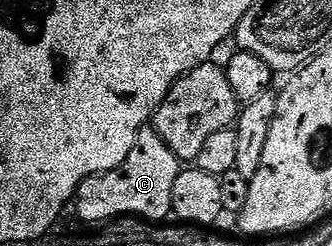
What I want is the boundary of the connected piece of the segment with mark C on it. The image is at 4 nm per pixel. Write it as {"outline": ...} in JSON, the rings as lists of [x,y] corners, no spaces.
{"outline":[[[152,126],[144,127],[136,138],[136,146],[132,146],[132,154],[124,158],[119,168],[89,176],[78,188],[78,216],[86,220],[82,222],[87,225],[101,224],[117,216],[141,216],[143,220],[165,221],[174,210],[172,186],[176,186],[179,171],[180,161],[176,154],[172,154],[164,138],[160,138]]]}

